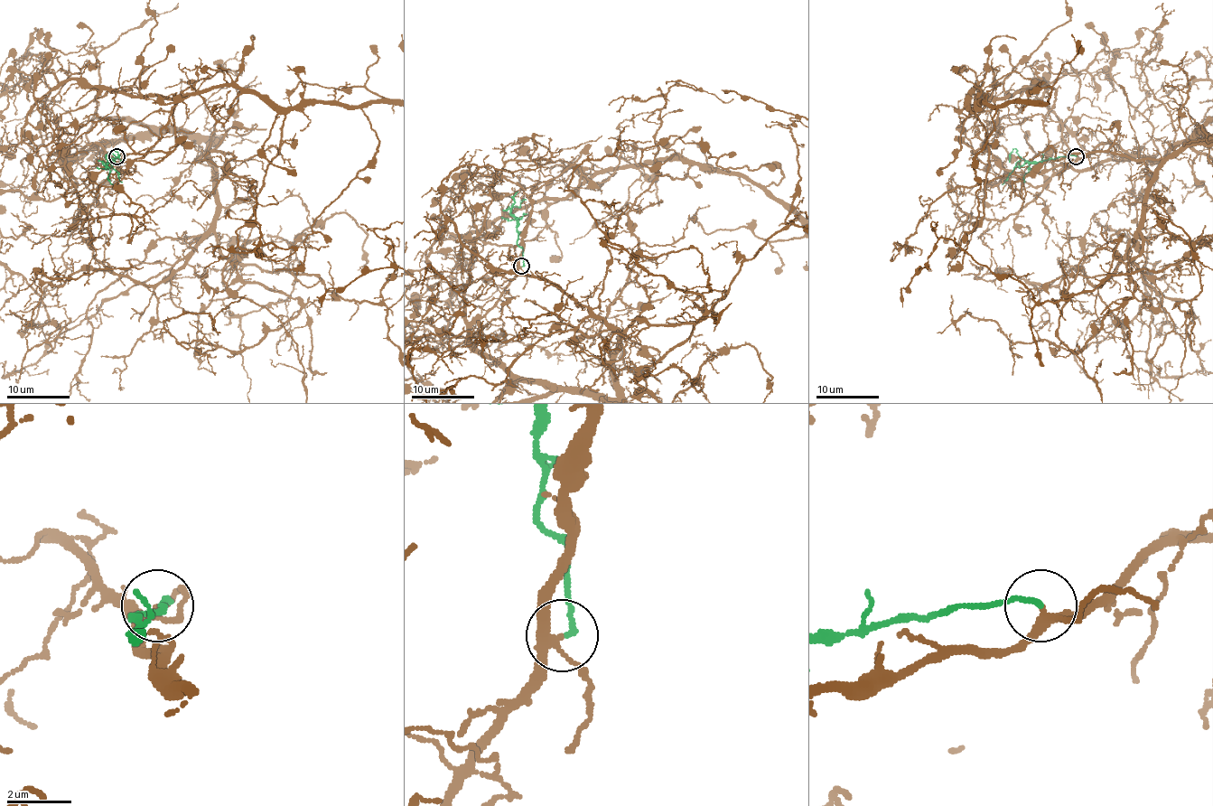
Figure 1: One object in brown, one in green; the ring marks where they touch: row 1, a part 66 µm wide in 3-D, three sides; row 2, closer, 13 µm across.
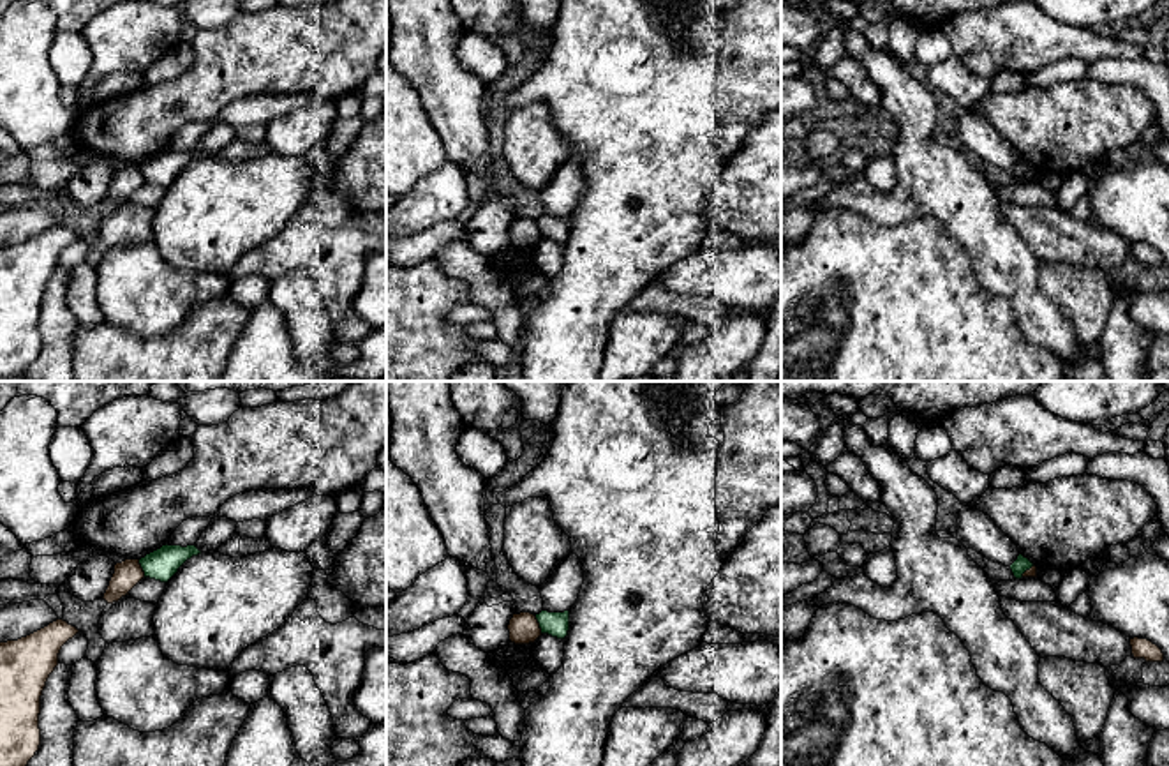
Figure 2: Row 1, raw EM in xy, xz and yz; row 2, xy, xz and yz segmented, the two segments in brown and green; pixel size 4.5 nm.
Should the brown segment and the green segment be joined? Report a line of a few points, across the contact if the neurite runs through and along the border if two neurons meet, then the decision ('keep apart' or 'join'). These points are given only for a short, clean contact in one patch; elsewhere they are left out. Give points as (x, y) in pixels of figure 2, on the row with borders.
xy (138, 560), (145, 576) | keep apart

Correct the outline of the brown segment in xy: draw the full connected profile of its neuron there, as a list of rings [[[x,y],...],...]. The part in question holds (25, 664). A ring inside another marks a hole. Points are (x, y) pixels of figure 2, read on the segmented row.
[[[63,620],[0,642],[0,766],[26,766],[41,745],[41,695],[62,646],[79,630]]]

